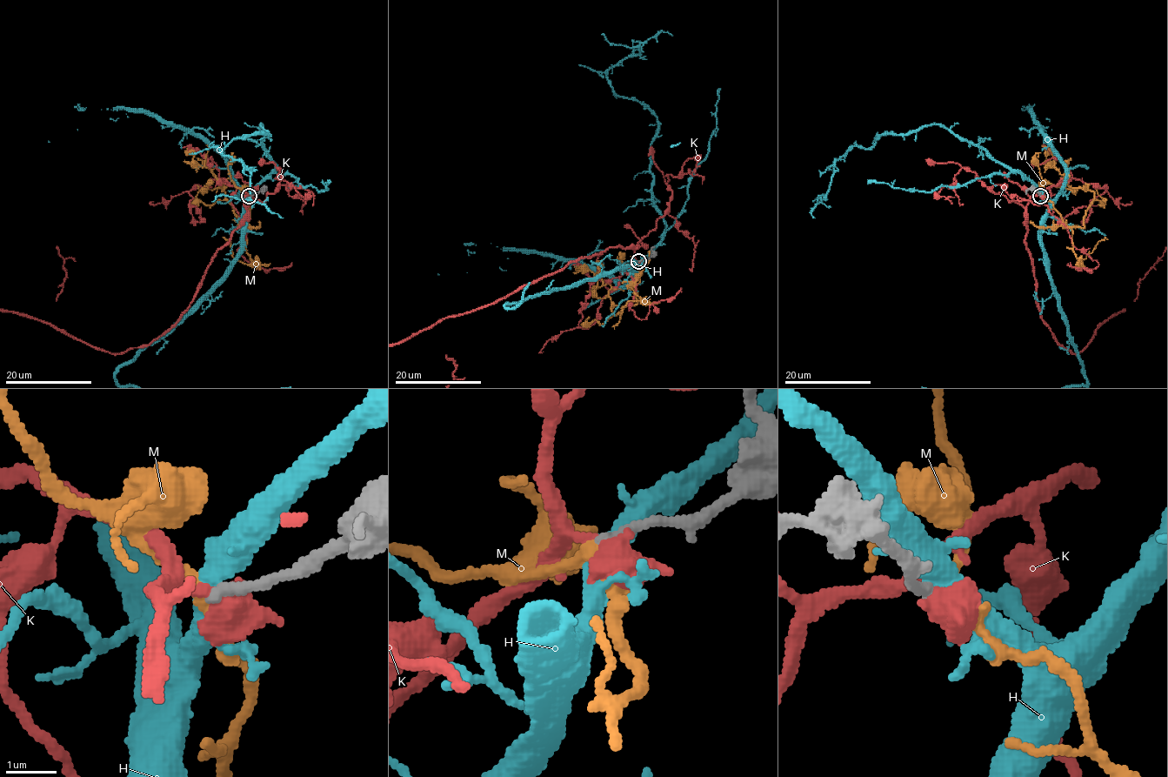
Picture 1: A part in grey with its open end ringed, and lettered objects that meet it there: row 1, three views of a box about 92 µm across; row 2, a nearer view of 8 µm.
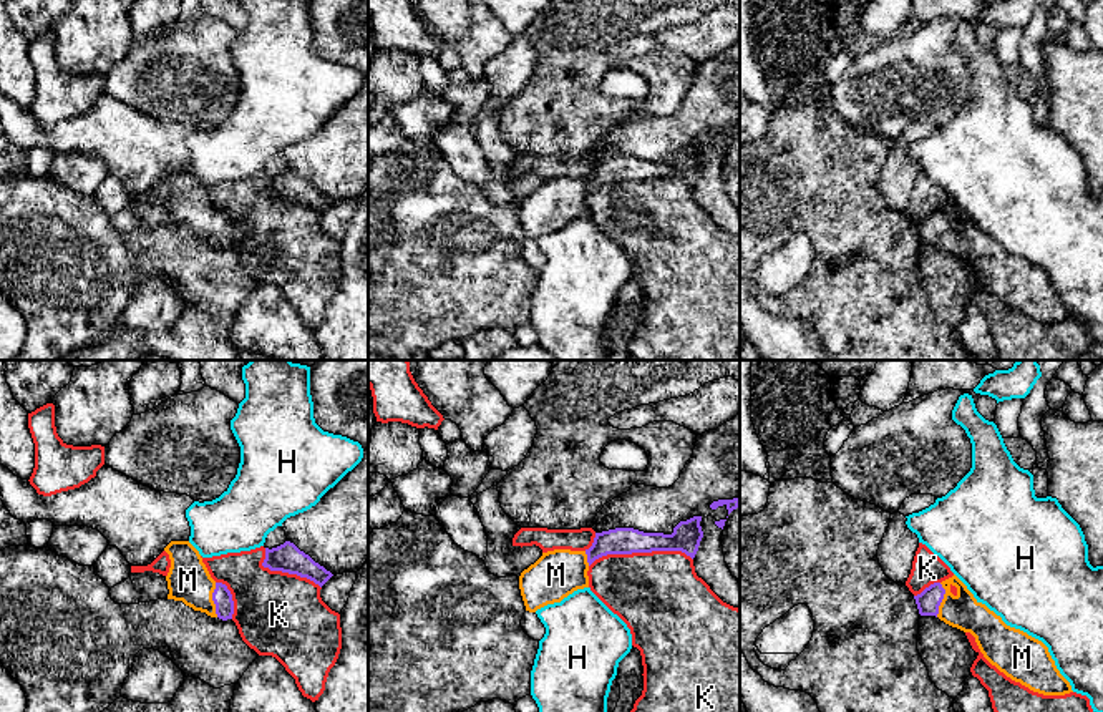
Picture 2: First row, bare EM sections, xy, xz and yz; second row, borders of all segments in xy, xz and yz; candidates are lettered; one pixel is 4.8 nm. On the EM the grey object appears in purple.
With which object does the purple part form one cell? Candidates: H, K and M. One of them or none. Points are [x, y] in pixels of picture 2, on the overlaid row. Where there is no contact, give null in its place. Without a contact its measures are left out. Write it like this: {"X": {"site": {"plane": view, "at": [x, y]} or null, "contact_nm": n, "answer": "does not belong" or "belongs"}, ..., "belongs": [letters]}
{"H": {"site": null, "answer": "does not belong"}, "K": {"site": {"plane": "xz", "at": [641, 551]}, "contact_nm": 500, "answer": "does not belong"}, "M": {"site": {"plane": "xy", "at": [213, 599]}, "contact_nm": 170, "answer": "belongs"}, "belongs": ["M"]}

